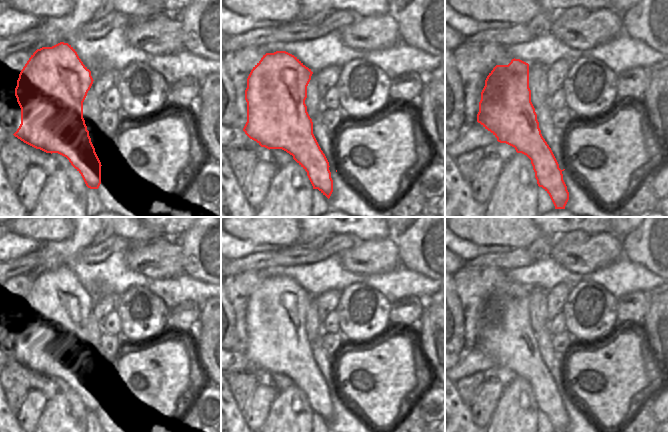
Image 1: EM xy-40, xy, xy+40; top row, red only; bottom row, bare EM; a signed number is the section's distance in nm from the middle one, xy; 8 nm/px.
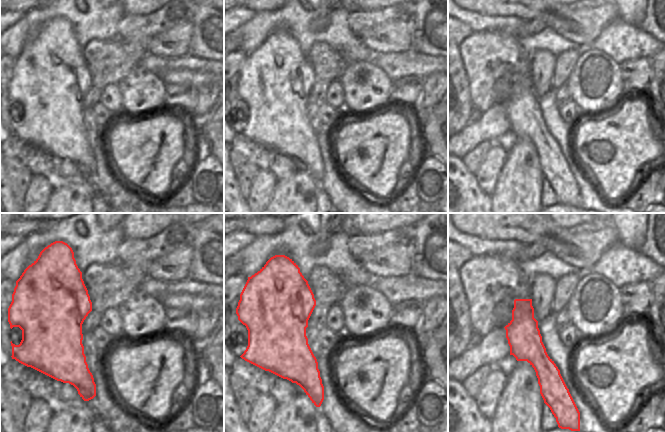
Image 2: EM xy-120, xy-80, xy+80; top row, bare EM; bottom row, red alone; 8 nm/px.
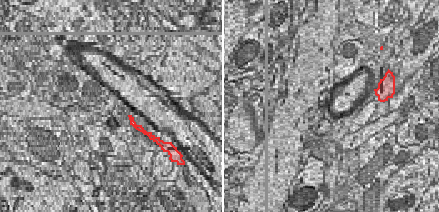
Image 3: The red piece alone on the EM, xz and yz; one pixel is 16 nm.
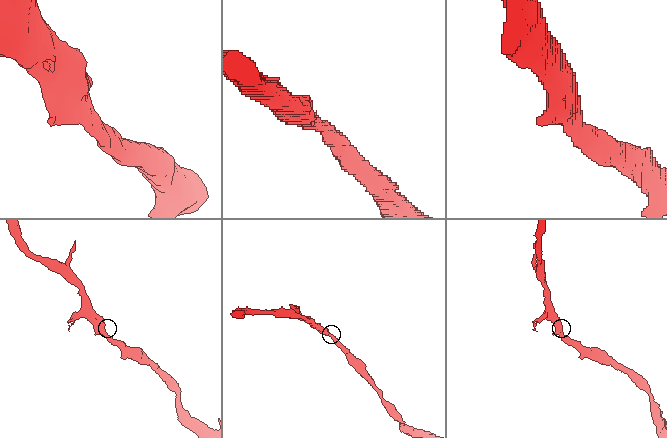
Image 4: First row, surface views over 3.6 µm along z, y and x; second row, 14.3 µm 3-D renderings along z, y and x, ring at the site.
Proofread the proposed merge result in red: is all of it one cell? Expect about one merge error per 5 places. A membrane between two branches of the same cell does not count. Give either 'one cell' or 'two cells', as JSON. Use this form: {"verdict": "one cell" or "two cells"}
{"verdict": "one cell"}

